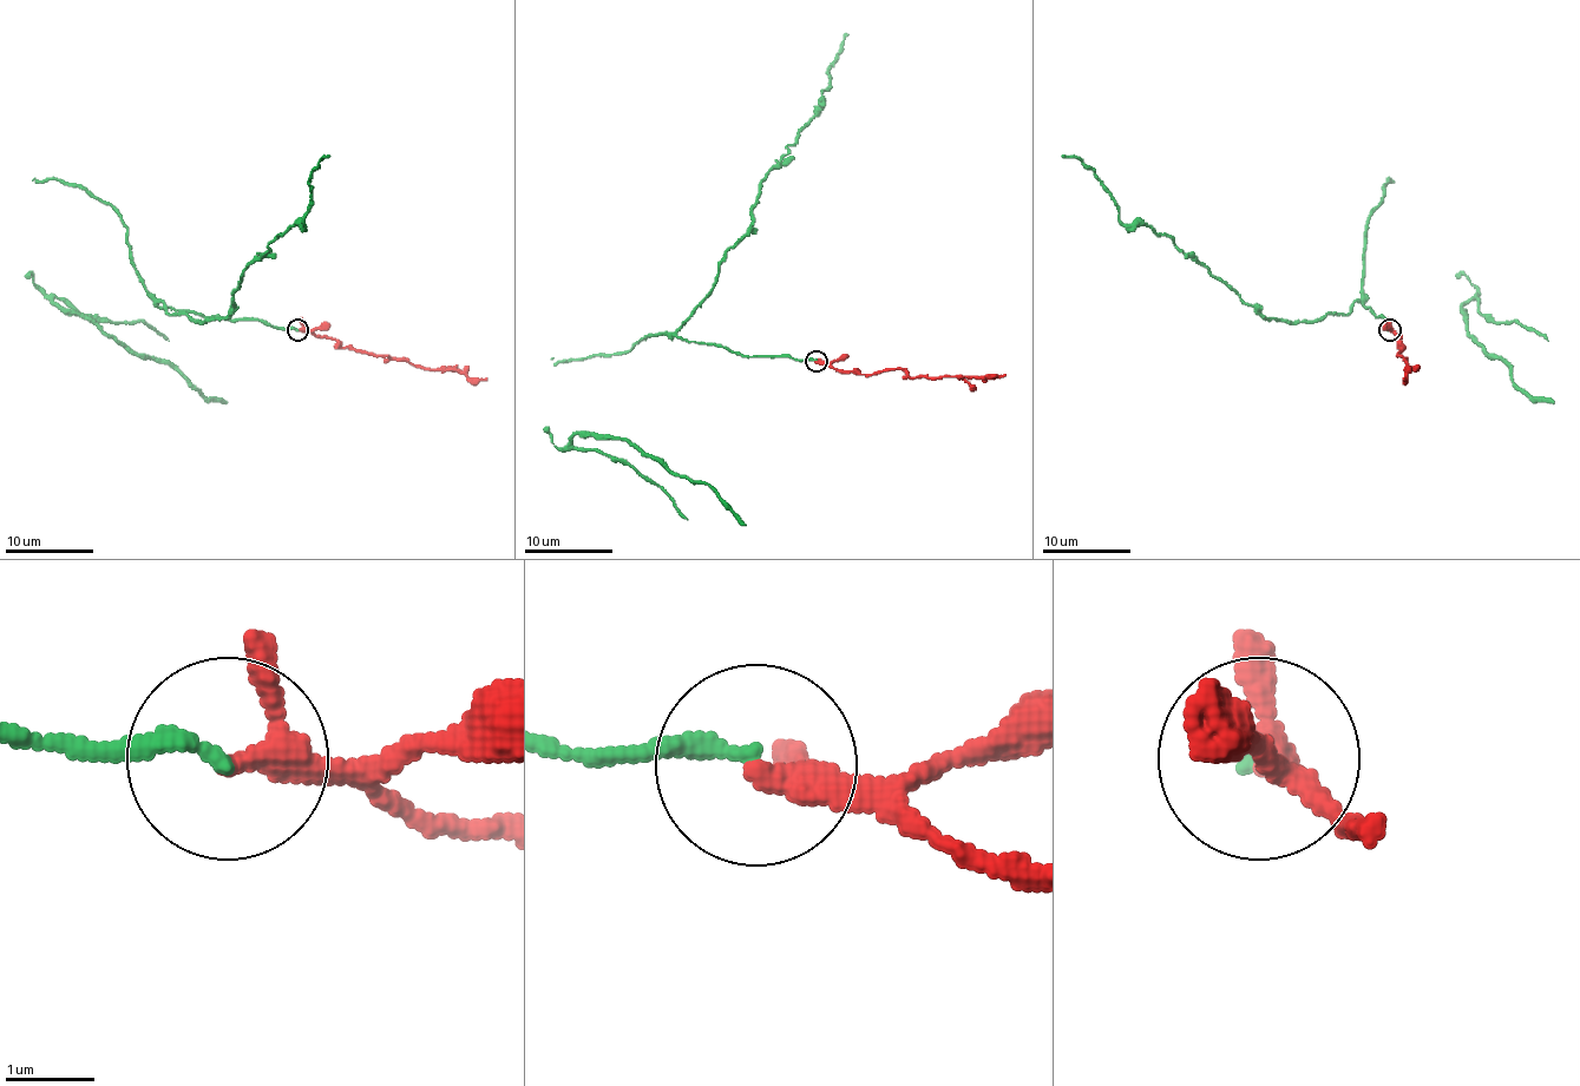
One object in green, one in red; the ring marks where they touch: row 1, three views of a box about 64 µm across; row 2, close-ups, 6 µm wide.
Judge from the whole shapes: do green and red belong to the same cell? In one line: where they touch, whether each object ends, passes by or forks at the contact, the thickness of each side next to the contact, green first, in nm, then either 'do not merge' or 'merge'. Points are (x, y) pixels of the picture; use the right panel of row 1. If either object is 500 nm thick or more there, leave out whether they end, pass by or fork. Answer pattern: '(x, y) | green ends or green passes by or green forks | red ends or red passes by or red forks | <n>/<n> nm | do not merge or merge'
(1389, 329) | green ends | red passes by | 200/260 nm | merge

